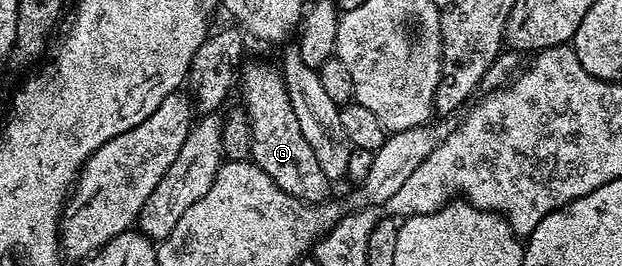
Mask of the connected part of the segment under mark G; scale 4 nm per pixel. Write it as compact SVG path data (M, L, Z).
M253 62L249 67L242 69L239 74L239 94L241 90L241 102L245 114L249 117L251 124L251 158L257 163L283 192L295 196L301 202L311 202L320 204L330 197L329 189L331 183L327 176L323 176L323 168L319 168L319 163L315 161L315 152L311 152L311 144L303 137L303 132L299 129L299 119L291 108L291 96L287 96L285 81L281 78L280 69L276 65L268 66L265 62Z

